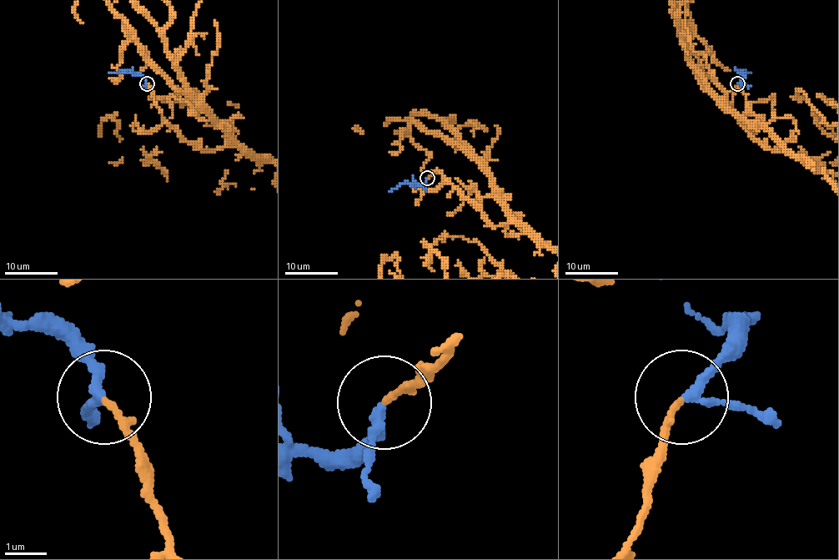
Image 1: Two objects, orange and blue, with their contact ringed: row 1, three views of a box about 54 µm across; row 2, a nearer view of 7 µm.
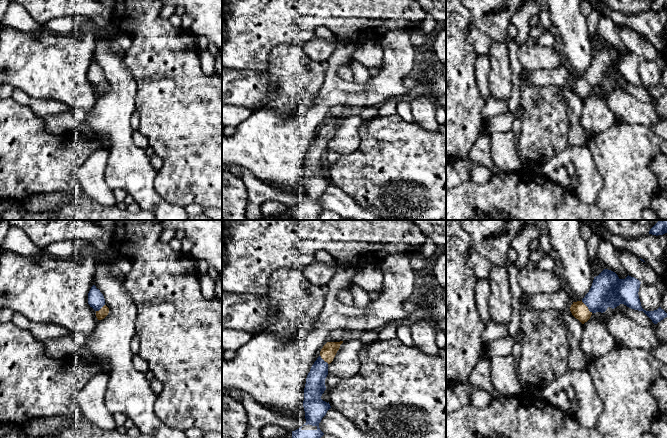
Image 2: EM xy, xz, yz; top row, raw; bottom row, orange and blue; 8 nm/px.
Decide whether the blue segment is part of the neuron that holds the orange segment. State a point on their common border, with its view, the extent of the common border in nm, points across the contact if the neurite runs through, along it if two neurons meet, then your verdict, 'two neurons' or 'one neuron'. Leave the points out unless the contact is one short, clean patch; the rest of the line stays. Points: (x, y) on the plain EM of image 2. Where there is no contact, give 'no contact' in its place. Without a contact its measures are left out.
yz (587, 83) | 140 nm | across yz (579, 86), (587, 83), (607, 66) | one neuron

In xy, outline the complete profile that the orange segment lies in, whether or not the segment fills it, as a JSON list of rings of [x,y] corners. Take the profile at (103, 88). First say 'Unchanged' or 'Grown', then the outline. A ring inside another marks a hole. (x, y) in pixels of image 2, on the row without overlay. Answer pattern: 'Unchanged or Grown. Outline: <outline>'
Grown. Outline: [[[95,61],[91,63],[88,69],[88,80],[96,87],[98,96],[104,95],[109,89],[109,84],[105,81],[104,72]]]

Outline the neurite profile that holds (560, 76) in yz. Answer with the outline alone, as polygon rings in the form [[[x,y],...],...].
[[[560,63],[558,67],[553,69],[523,69],[519,78],[527,79],[534,87],[557,86],[561,88],[570,86],[574,77],[568,66]]]

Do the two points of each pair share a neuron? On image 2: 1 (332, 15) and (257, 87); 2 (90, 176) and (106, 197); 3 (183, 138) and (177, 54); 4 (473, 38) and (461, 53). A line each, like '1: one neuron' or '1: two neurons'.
1: two neurons
2: one neuron
3: one neuron
4: two neurons

